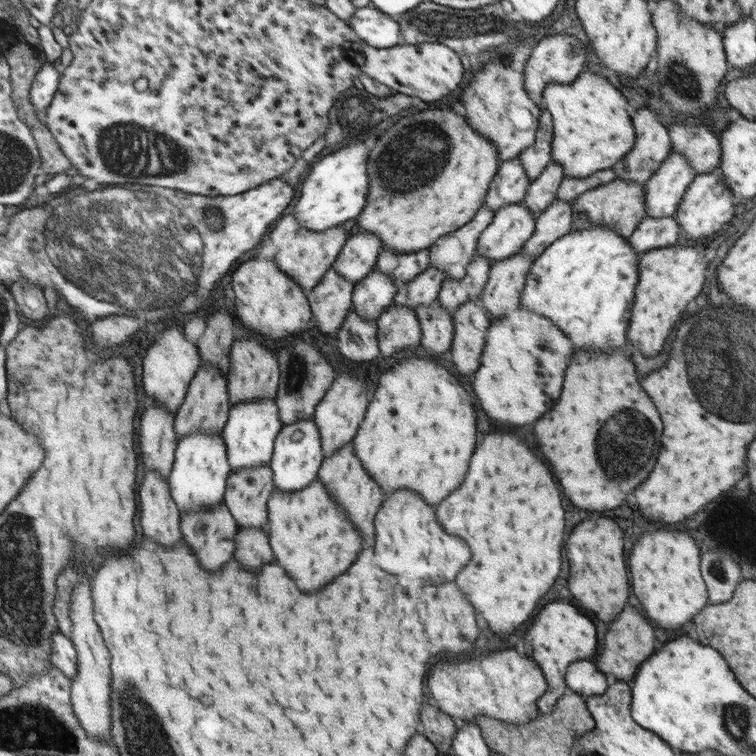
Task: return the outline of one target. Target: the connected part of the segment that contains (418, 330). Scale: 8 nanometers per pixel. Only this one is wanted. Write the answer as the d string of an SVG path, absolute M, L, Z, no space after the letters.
M392 304L376 320L378 325L378 346L380 356L392 356L394 352L406 352L408 348L414 348L422 344L423 331L422 324L416 314L415 309Z

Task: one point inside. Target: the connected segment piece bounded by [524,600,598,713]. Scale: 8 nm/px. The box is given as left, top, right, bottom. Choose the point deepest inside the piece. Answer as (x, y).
(561, 635)

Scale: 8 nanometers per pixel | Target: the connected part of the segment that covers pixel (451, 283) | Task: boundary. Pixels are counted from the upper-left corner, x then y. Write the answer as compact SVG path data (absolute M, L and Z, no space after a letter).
M476 255L468 265L464 278L443 280L437 302L452 314L468 300L478 299L490 278L492 262Z

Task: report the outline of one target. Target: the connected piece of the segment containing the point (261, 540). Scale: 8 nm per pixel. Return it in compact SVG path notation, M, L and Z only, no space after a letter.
M242 528L239 531L240 544L236 558L250 566L250 568L260 568L264 564L272 562L272 544L270 544L270 534L260 528Z

